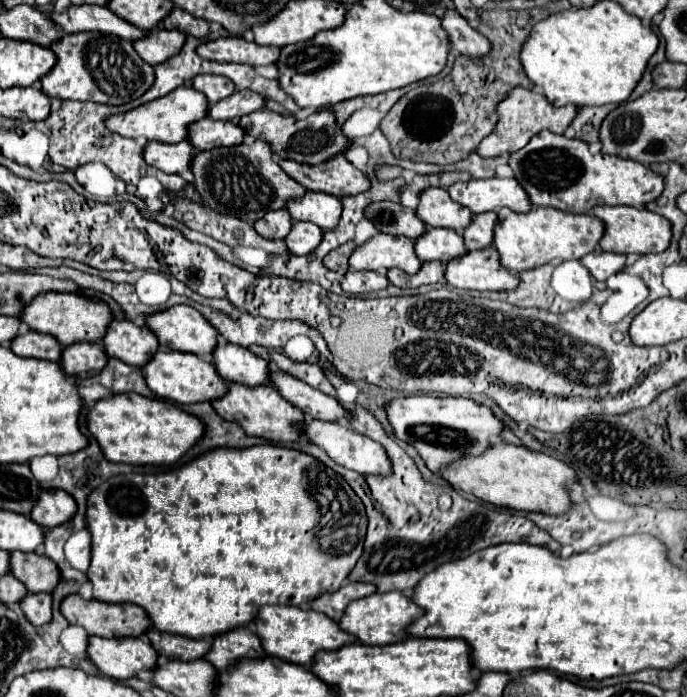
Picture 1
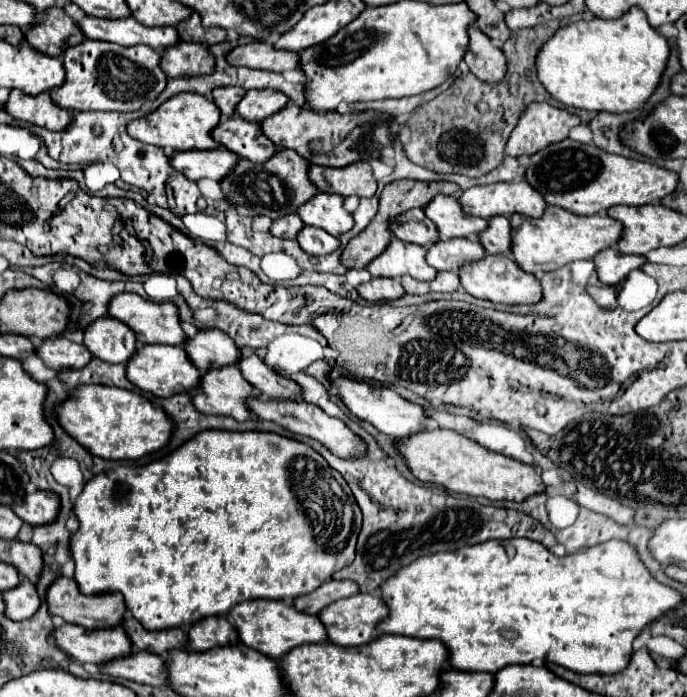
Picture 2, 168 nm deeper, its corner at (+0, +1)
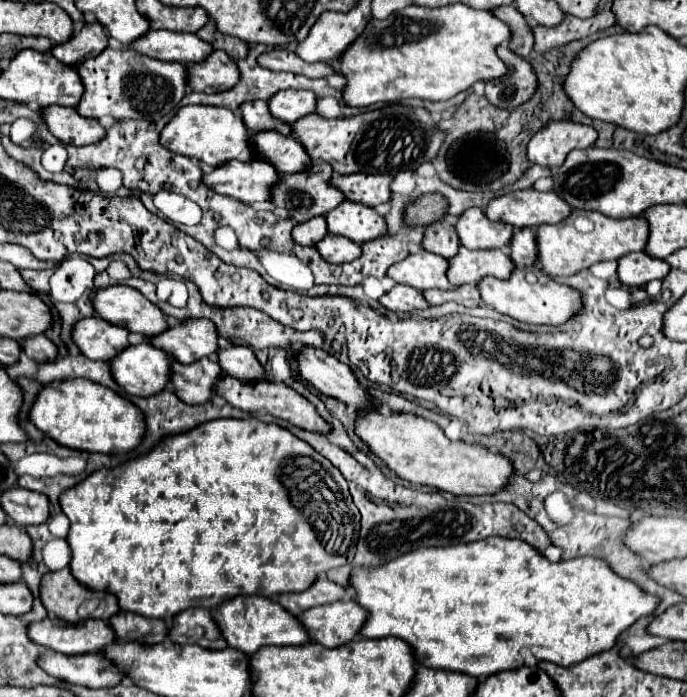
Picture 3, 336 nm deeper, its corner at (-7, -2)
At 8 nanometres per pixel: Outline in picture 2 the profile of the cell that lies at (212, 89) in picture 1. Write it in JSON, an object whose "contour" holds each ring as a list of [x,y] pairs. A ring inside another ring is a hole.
{"contour":[[[215,87],[211,91],[211,95],[213,95],[215,105],[221,109],[221,113],[225,113],[225,115],[231,117],[233,111],[235,111],[235,105],[245,95],[245,89],[243,87]]]}

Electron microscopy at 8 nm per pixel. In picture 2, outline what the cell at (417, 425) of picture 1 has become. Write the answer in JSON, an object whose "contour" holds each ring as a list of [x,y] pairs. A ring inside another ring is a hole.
{"contour":[[[333,377],[333,385],[339,389],[337,395],[343,399],[343,403],[351,409],[351,413],[355,417],[359,417],[363,421],[369,421],[381,433],[385,433],[385,435],[389,435],[393,439],[405,439],[409,435],[417,435],[419,431],[423,431],[423,421],[429,419],[421,405],[403,399],[401,395],[397,395],[389,387],[367,385],[367,383],[361,383],[361,381],[347,379],[347,377]]]}

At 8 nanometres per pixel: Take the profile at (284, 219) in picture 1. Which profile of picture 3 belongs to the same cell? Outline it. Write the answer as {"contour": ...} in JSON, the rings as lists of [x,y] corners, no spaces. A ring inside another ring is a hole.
{"contour":[[[316,216],[304,224],[296,224],[292,236],[298,244],[302,246],[316,246],[316,242],[320,242],[320,238],[324,238],[328,234],[328,226],[324,222],[324,216]]]}

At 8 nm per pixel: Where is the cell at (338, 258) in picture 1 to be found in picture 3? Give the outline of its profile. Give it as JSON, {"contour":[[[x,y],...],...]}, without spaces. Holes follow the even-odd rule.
{"contour":[[[428,194],[420,196],[412,206],[408,206],[406,222],[412,226],[428,226],[444,216],[448,208],[448,202],[440,194]]]}

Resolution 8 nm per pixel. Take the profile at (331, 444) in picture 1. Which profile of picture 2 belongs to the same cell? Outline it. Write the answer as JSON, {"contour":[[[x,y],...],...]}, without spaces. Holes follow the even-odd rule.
{"contour":[[[249,399],[249,407],[251,411],[265,421],[273,421],[277,425],[281,425],[283,429],[295,433],[295,435],[305,435],[311,437],[315,441],[319,441],[321,445],[325,445],[333,455],[337,455],[339,459],[361,459],[367,453],[367,443],[355,435],[341,419],[329,417],[325,411],[321,411],[317,405],[305,403],[305,401],[275,401],[275,399]]]}

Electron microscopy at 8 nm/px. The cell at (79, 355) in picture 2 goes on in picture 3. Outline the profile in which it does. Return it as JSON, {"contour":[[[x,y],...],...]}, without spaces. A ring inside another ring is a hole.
{"contour":[[[40,334],[40,336],[32,336],[32,338],[24,338],[24,342],[22,342],[22,352],[30,358],[30,360],[34,360],[34,362],[52,362],[54,358],[56,358],[56,346],[44,336],[44,334]]]}

